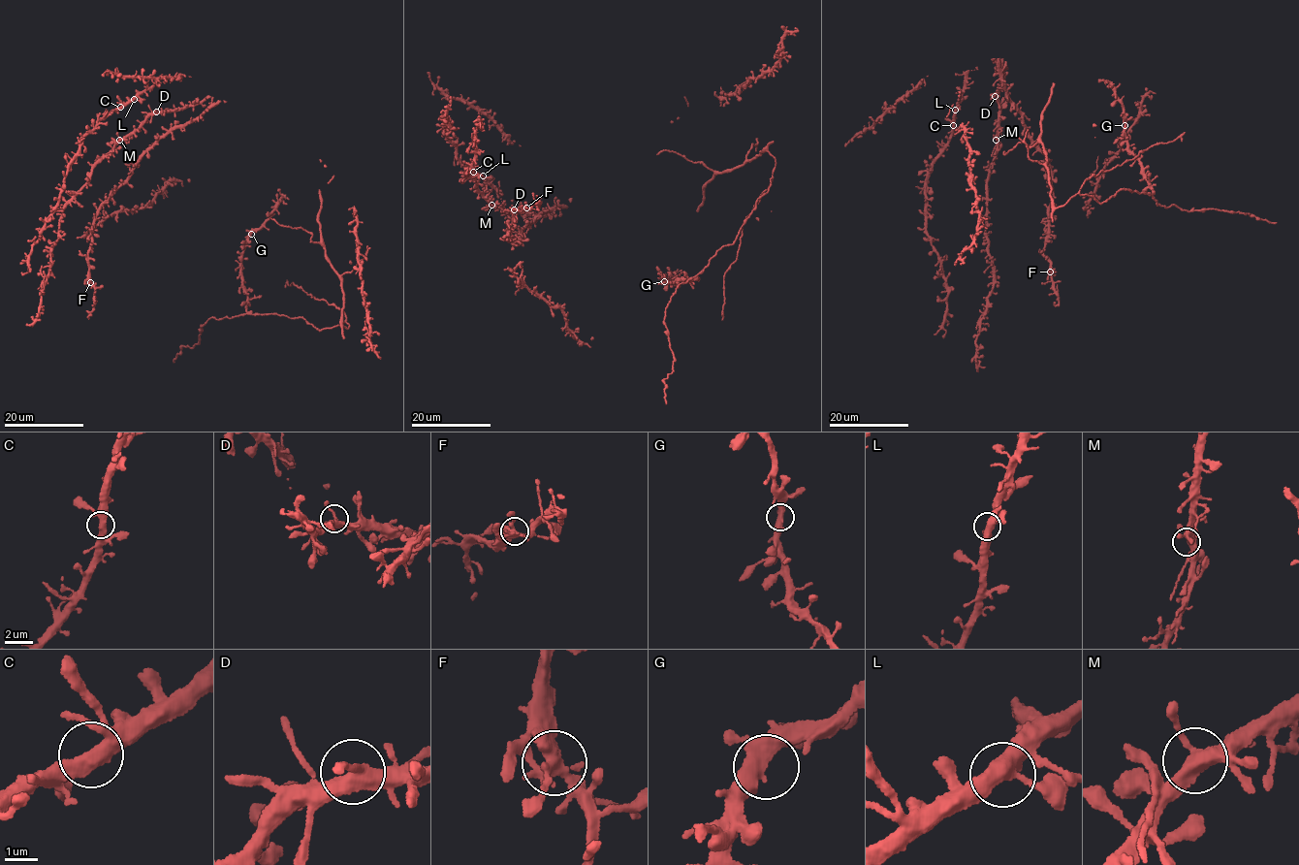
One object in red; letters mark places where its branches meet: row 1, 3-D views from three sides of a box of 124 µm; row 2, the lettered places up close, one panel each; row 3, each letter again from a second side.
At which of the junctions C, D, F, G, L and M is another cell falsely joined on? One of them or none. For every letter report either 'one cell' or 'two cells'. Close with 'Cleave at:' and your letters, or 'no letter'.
C: one cell
D: one cell
F: one cell
G: one cell
L: one cell
M: one cell
Cleave at: no letter

